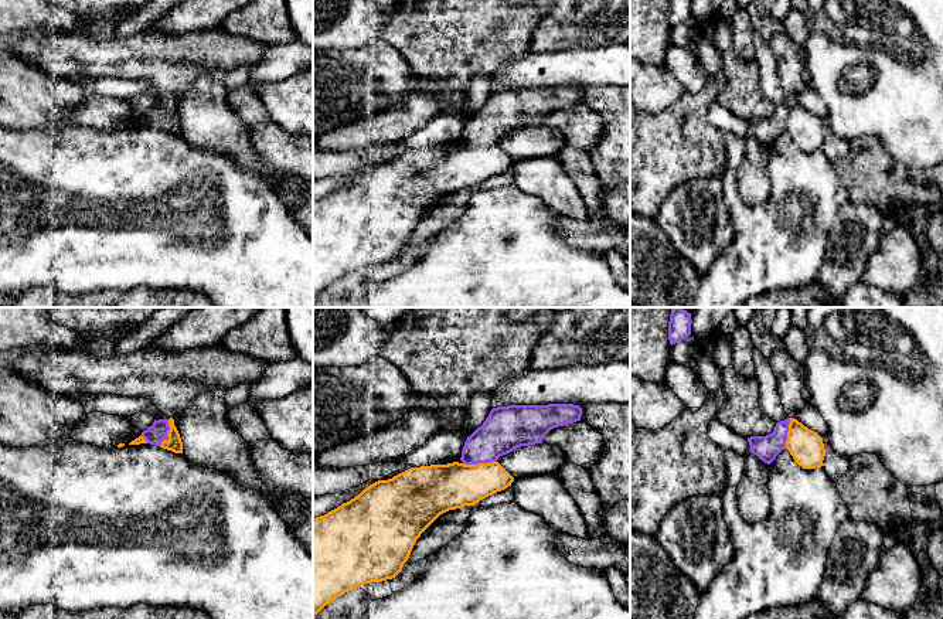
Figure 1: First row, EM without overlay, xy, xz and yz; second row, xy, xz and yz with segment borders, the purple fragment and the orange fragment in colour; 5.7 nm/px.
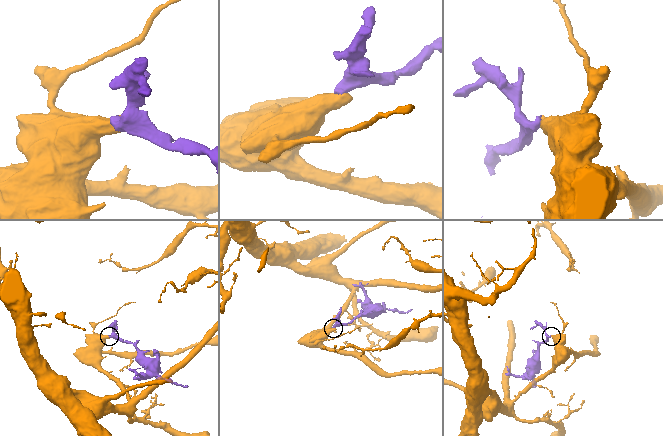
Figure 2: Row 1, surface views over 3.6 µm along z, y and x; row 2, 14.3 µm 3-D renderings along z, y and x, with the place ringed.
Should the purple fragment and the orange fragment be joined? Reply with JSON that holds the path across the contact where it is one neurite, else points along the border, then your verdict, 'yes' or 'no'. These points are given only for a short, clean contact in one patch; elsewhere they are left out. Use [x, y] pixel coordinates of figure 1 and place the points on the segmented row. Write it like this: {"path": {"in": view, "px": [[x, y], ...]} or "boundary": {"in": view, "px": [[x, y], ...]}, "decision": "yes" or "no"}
{"boundary": {"in": "xz", "px": [[496, 461], [463, 463]]}, "decision": "no"}

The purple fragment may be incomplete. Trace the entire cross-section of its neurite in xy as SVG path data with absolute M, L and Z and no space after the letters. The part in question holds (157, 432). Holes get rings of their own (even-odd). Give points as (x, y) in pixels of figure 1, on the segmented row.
M154 419L153 425L142 432L142 436L146 439L147 443L161 446L163 441L168 441L168 431L168 419Z

